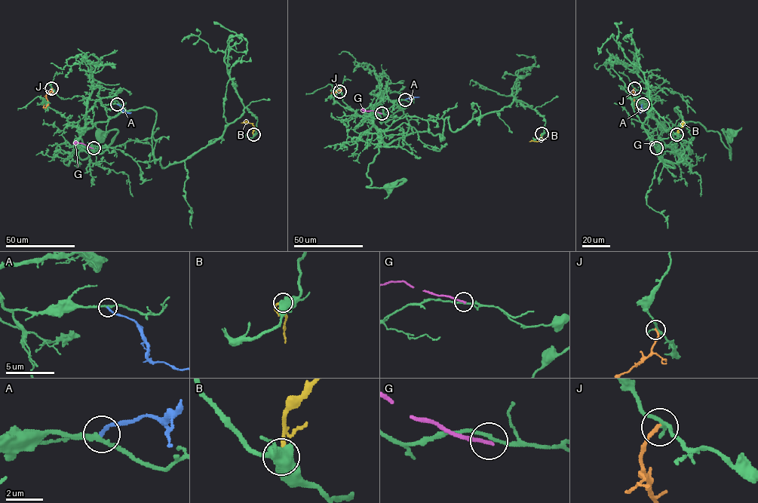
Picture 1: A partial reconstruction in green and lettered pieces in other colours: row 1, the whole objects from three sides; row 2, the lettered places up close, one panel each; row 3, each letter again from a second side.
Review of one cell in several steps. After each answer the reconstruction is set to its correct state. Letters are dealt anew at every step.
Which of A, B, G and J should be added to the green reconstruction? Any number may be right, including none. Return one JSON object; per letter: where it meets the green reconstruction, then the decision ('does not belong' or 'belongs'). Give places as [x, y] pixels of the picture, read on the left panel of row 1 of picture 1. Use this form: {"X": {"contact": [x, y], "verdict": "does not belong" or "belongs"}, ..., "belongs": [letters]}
{"A": {"contact": [117, 104], "verdict": "belongs"}, "B": {"contact": [253, 134], "verdict": "does not belong"}, "G": {"contact": [93, 148], "verdict": "does not belong"}, "J": {"contact": [51, 88], "verdict": "does not belong"}, "belongs": ["A"]}

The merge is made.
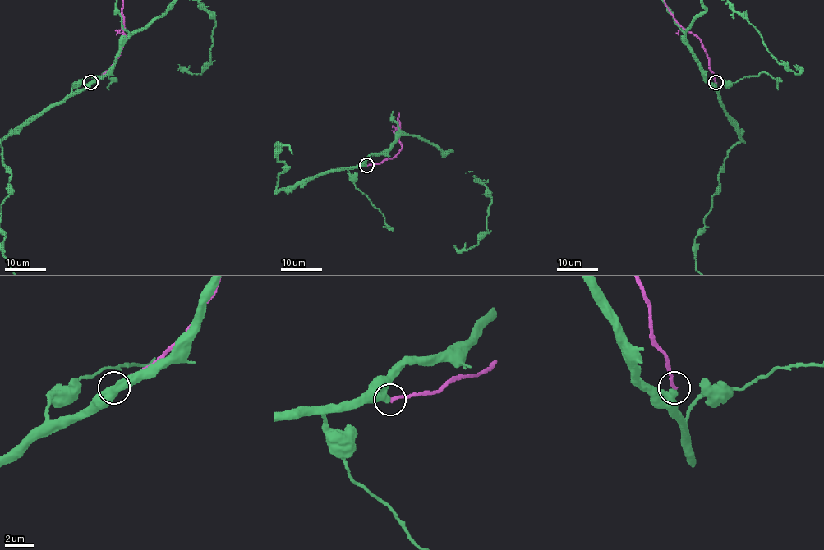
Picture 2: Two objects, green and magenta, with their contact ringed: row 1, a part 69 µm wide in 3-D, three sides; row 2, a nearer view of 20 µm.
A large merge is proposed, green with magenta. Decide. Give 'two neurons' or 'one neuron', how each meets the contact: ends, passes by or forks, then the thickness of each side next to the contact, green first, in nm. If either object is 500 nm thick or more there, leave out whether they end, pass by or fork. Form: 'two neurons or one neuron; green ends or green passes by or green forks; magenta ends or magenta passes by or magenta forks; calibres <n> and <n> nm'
two neurons; green ends; magenta ends; calibres 480 and 240 nm

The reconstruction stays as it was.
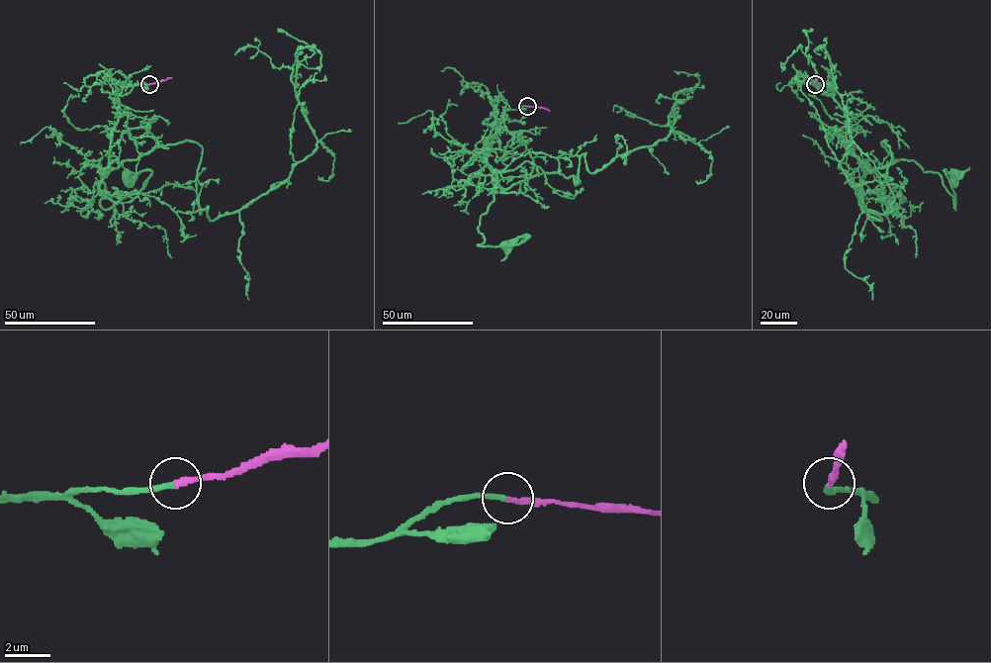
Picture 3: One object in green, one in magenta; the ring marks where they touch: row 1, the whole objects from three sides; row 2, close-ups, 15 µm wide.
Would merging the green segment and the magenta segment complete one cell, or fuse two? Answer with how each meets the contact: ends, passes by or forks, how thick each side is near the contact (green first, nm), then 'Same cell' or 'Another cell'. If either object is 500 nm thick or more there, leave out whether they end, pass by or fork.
At the ring green ends. At the ring magenta ends. Thickness 220 nm (green) against 240 nm. Same cell

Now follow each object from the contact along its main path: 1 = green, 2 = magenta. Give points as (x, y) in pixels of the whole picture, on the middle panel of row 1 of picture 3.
1: (527, 106), (506, 110), (487, 142), (496, 182), (478, 244), (515, 245), (529, 235), (504, 245)
2: (527, 106), (550, 111)

